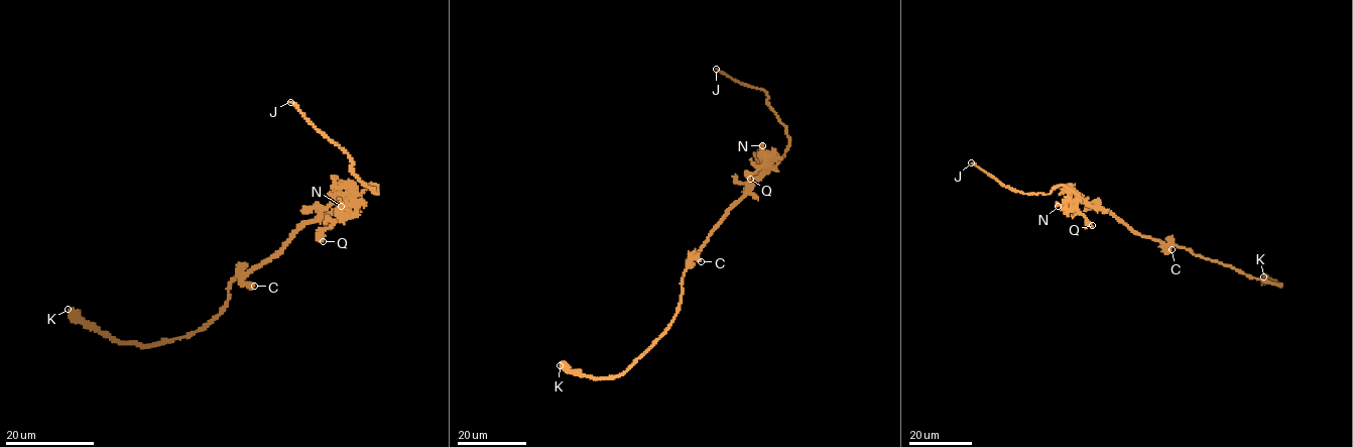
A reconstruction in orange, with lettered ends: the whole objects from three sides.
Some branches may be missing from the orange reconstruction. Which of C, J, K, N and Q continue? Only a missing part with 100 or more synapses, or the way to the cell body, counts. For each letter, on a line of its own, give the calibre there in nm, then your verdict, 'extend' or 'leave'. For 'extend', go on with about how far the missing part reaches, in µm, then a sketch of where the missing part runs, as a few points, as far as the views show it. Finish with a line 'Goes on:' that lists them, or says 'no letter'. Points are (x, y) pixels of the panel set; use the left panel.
C: 440 nm thick; leave
J: 220 nm thick; extend; about 35 µm are missing
K: 320 nm thick; leave
N: 140 nm thick; leave
Q: 160 nm thick; leave
Goes on: J

